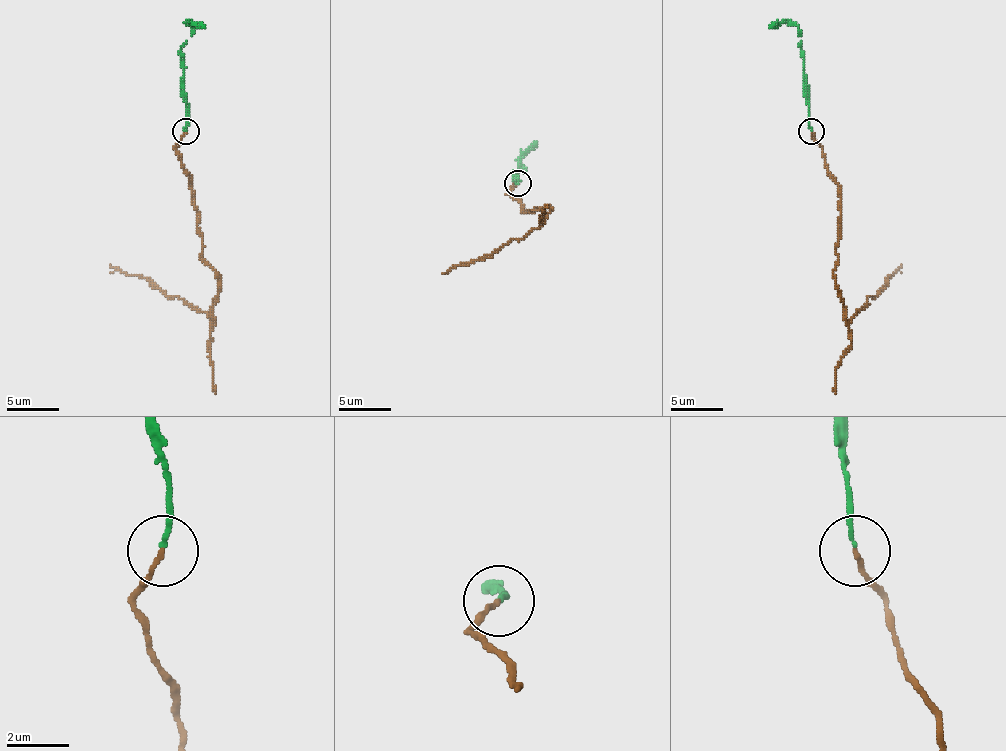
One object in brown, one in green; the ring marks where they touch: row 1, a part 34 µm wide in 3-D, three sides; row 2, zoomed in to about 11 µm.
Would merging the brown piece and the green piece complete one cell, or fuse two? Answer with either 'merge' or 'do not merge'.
do not merge

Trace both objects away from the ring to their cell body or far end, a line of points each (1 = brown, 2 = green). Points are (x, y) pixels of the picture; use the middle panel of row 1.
1: (518, 183), (508, 194), (526, 212), (547, 205), (544, 218), (521, 239), (442, 273)
2: (518, 183), (513, 173), (523, 173), (521, 157), (537, 141)

